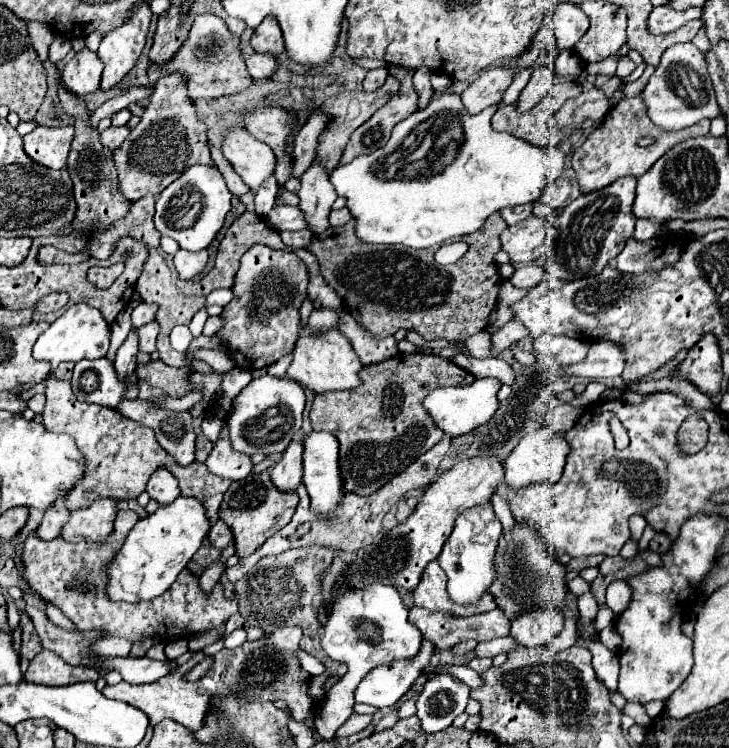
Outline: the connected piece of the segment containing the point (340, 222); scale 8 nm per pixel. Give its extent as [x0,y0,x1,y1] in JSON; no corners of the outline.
[329,208,352,227]

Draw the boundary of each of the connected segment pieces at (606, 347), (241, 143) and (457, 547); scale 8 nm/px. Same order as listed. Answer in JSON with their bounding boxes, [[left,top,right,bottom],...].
[[558,340,624,378],[222,128,276,192],[438,504,502,606]]

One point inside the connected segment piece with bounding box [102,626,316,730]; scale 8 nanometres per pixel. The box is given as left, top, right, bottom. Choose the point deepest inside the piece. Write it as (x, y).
(268, 669)

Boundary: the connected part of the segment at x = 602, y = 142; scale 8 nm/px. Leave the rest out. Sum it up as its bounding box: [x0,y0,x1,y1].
[570,96,710,192]

